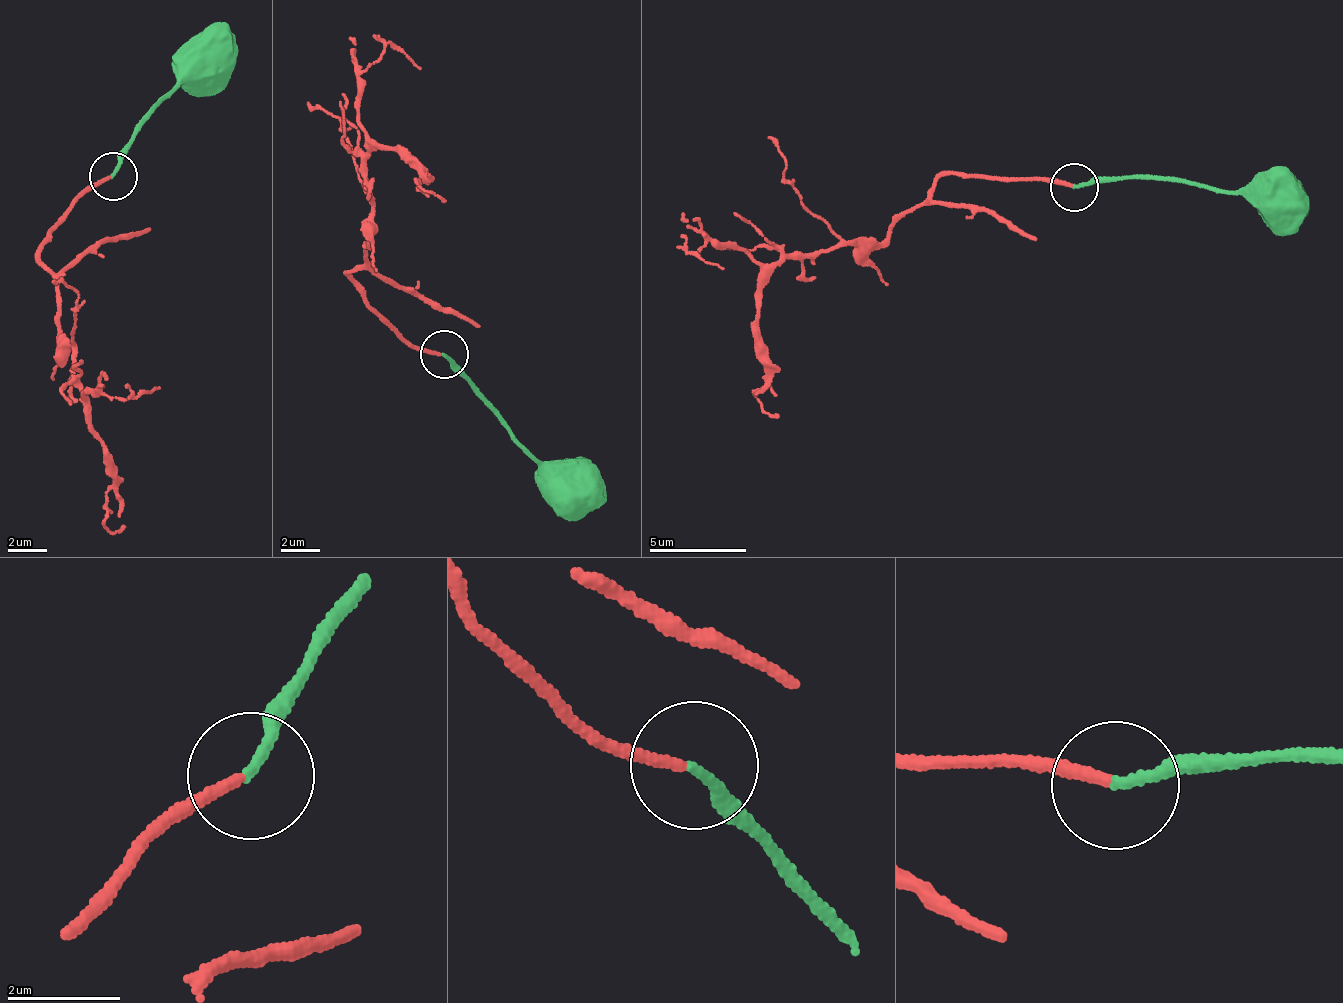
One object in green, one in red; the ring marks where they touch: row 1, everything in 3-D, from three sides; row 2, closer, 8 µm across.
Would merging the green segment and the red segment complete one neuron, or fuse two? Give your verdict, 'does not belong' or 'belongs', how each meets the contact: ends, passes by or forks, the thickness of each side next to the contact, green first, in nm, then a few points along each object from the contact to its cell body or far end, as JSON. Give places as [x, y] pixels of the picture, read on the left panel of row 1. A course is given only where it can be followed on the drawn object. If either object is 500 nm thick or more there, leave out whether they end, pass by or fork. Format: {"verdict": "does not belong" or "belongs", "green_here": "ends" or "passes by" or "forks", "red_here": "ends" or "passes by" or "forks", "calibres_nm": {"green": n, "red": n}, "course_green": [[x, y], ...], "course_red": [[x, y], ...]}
{"verdict": "belongs", "green_here": "ends", "red_here": "ends", "calibres_nm": {"green": 180, "red": 180}, "course_green": [[114, 178], [133, 128], [157, 102], [202, 75], [207, 58]], "course_red": [[110, 178], [92, 182], [38, 257], [57, 277], [62, 333], [112, 475], [105, 525], [112, 533], [124, 523]]}

